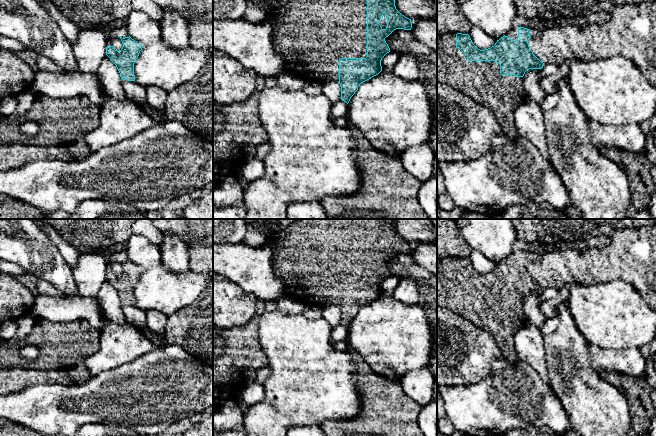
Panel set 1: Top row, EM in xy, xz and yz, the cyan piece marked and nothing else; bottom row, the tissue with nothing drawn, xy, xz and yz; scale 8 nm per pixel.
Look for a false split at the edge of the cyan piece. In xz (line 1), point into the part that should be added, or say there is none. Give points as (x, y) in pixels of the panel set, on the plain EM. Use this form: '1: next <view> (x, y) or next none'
1: next xz (312, 256)

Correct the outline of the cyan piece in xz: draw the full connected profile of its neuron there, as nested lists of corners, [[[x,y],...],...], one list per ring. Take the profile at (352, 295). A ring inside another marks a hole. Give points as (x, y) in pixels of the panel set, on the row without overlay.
[[[300,219],[266,239],[265,244],[274,248],[274,272],[285,283],[284,295],[304,306],[339,307],[341,324],[347,328],[361,307],[382,295],[381,284],[390,276],[388,260],[396,253],[412,252],[411,243],[396,233],[394,219]]]

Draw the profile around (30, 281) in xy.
[[[27,272],[20,276],[20,282],[35,295],[37,294],[37,281],[38,279],[34,275]]]

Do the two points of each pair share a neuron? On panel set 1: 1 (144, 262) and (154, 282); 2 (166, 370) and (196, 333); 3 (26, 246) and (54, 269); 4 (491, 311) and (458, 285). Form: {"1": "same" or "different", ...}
{"1": "different", "2": "different", "3": "same", "4": "same"}

